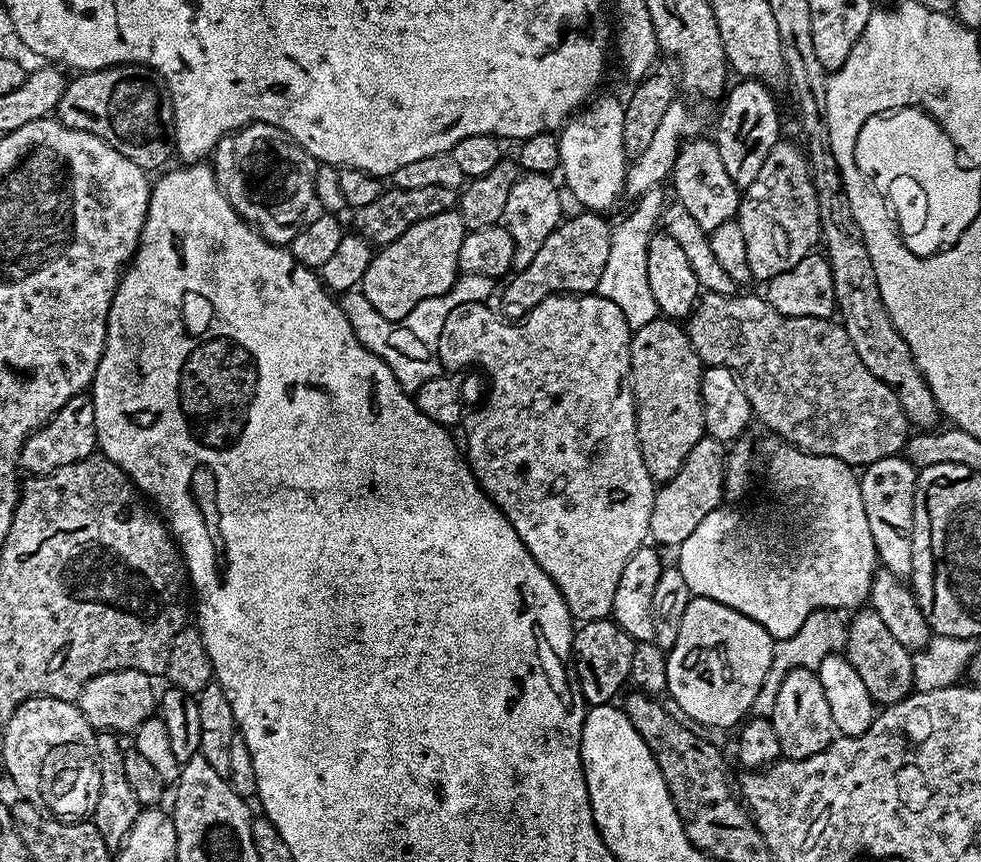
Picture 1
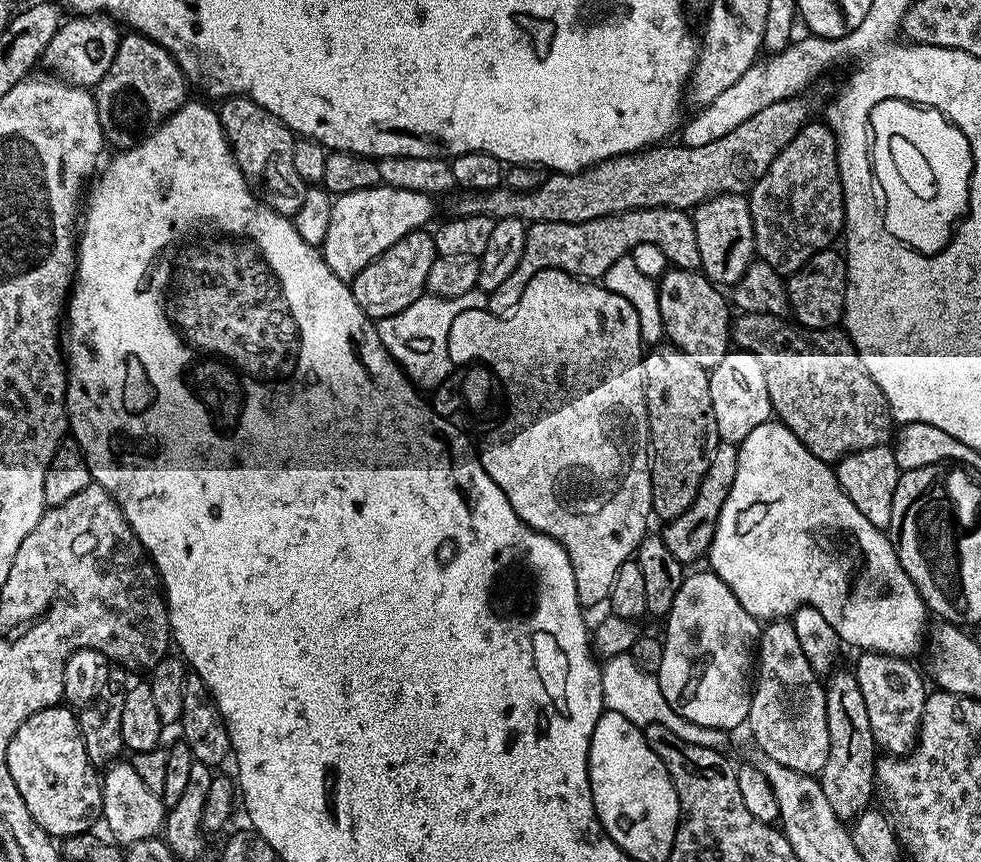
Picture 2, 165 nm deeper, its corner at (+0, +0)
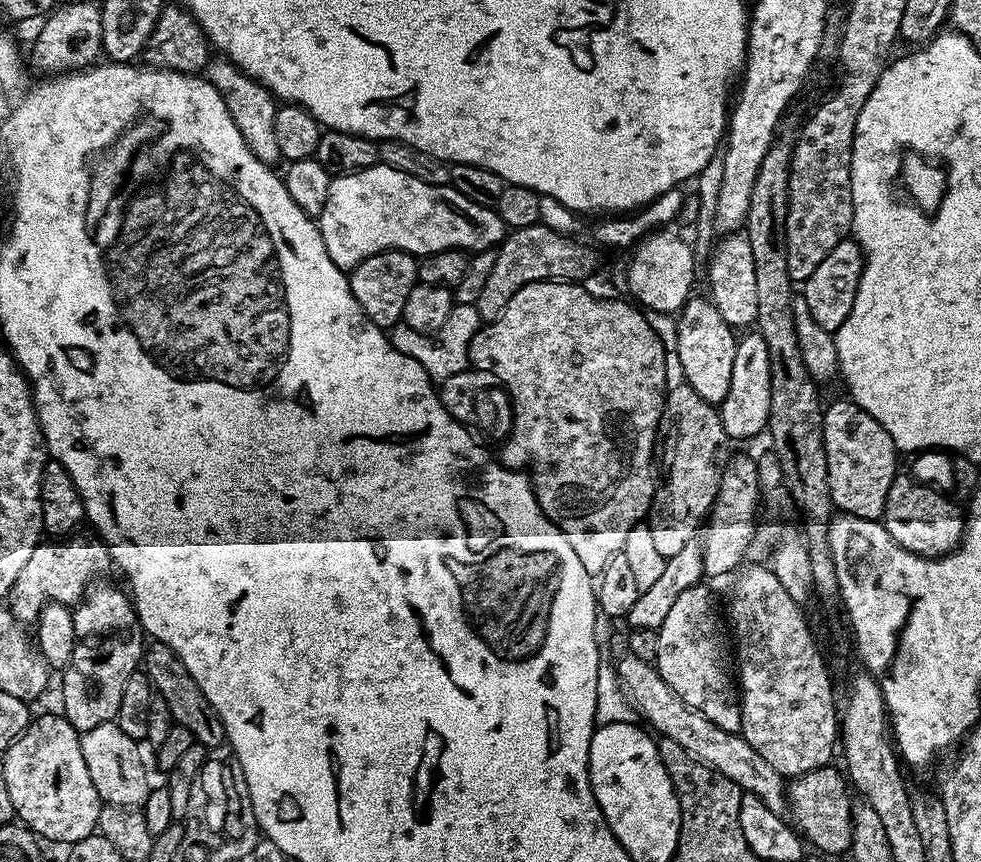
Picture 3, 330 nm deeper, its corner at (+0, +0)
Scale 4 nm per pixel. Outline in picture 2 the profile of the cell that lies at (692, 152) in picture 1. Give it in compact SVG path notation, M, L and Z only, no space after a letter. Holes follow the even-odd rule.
M740 194L715 196L712 200L697 204L691 217L694 234L698 238L698 254L703 275L717 286L736 285L756 256L754 226L747 199Z

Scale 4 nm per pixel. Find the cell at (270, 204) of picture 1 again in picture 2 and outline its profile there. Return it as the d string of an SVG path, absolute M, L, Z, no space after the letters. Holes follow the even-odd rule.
M248 96L221 99L218 115L228 145L236 155L236 165L242 170L248 187L256 193L256 199L279 216L295 216L298 206L302 206L302 198L306 198L309 185L294 170L294 150L298 140L292 129Z

